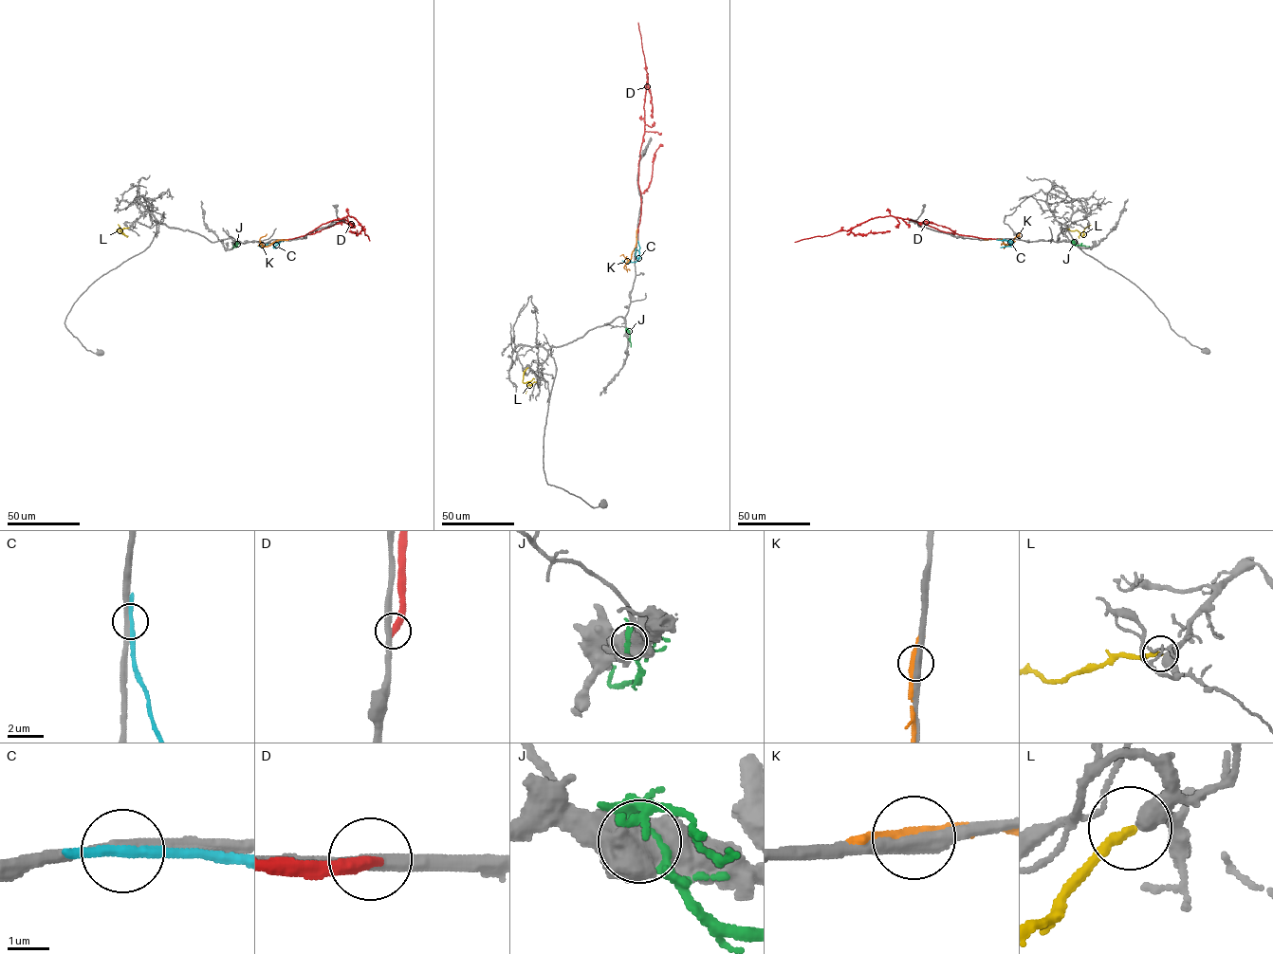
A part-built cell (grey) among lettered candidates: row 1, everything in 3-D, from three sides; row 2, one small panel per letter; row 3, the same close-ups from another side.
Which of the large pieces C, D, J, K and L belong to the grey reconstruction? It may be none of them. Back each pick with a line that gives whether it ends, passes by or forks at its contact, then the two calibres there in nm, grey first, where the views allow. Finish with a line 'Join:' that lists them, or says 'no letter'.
L: it ends; calibres 400 and 240 nm
Join: L

